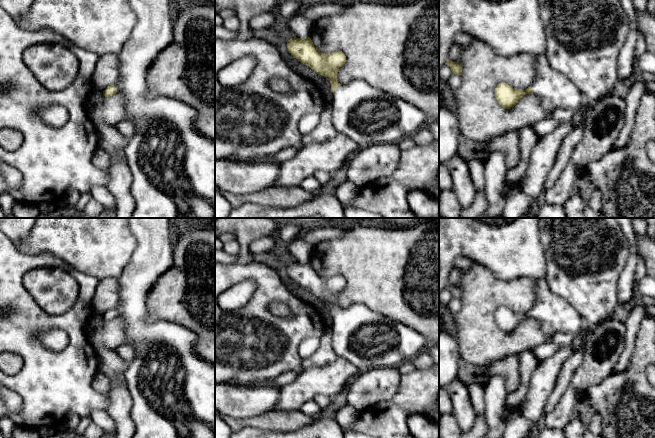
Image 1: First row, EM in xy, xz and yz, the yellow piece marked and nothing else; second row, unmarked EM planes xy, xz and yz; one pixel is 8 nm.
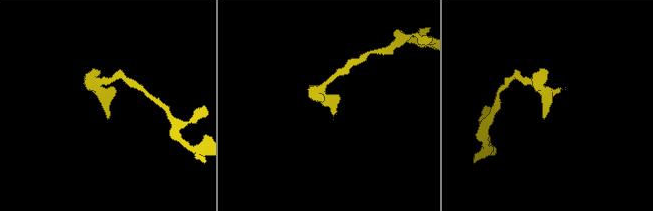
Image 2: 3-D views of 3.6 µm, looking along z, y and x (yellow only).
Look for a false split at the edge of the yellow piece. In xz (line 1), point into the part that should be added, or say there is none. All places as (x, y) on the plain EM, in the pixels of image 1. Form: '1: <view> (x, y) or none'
1: xz (368, 340)

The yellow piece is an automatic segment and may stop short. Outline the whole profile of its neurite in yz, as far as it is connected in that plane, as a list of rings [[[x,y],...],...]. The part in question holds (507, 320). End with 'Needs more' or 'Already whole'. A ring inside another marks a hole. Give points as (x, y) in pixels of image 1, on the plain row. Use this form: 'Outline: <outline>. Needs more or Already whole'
Outline: [[[546,278],[535,279],[537,301],[525,314],[513,312],[502,306],[495,312],[495,321],[505,333],[513,332],[525,318],[534,318],[540,324],[542,332],[552,338],[555,333],[578,335],[584,321],[577,310],[564,298],[554,294]]]. Needs more

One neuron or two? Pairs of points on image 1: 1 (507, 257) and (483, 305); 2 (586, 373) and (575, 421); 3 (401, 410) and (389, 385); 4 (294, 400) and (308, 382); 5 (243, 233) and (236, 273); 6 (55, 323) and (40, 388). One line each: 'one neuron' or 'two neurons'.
1: two neurons
2: two neurons
3: two neurons
4: one neuron
5: two neurons
6: one neuron

